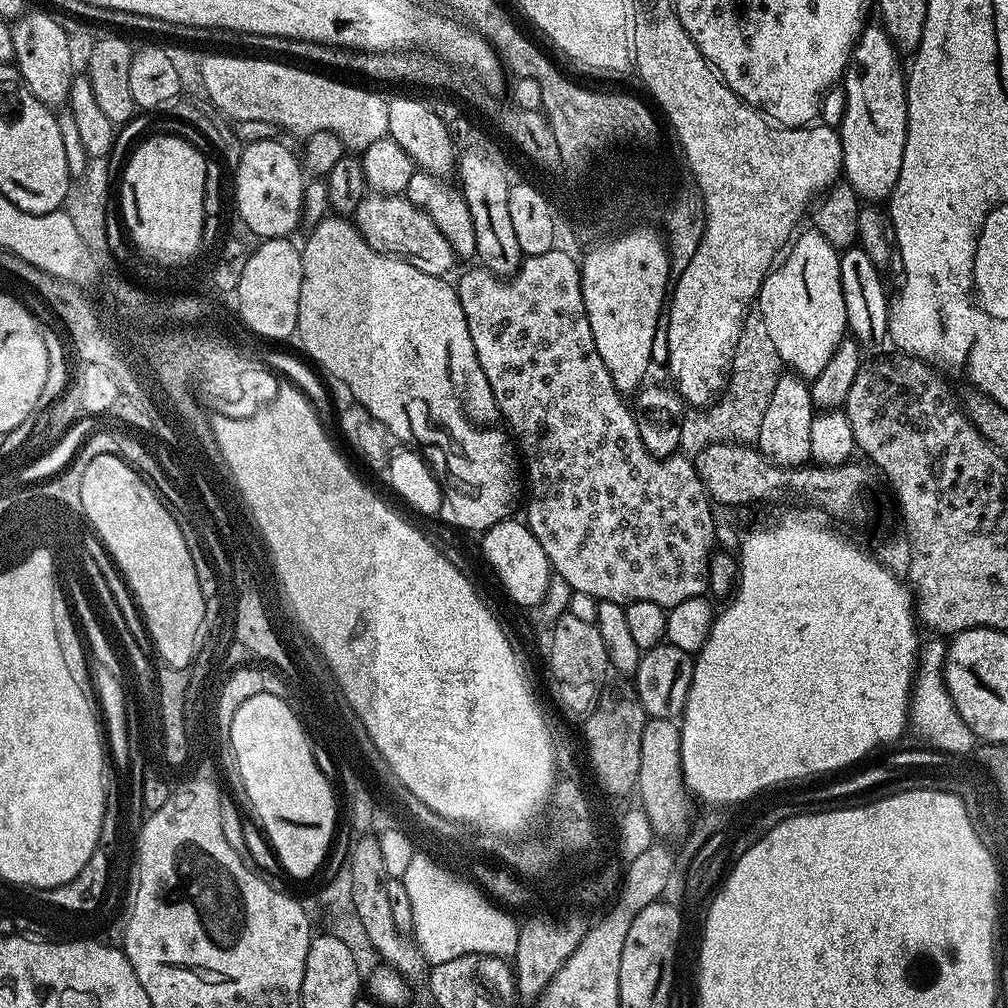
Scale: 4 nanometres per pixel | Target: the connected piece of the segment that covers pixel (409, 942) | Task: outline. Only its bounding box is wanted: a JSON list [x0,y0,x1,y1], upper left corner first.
[346,834,426,982]

